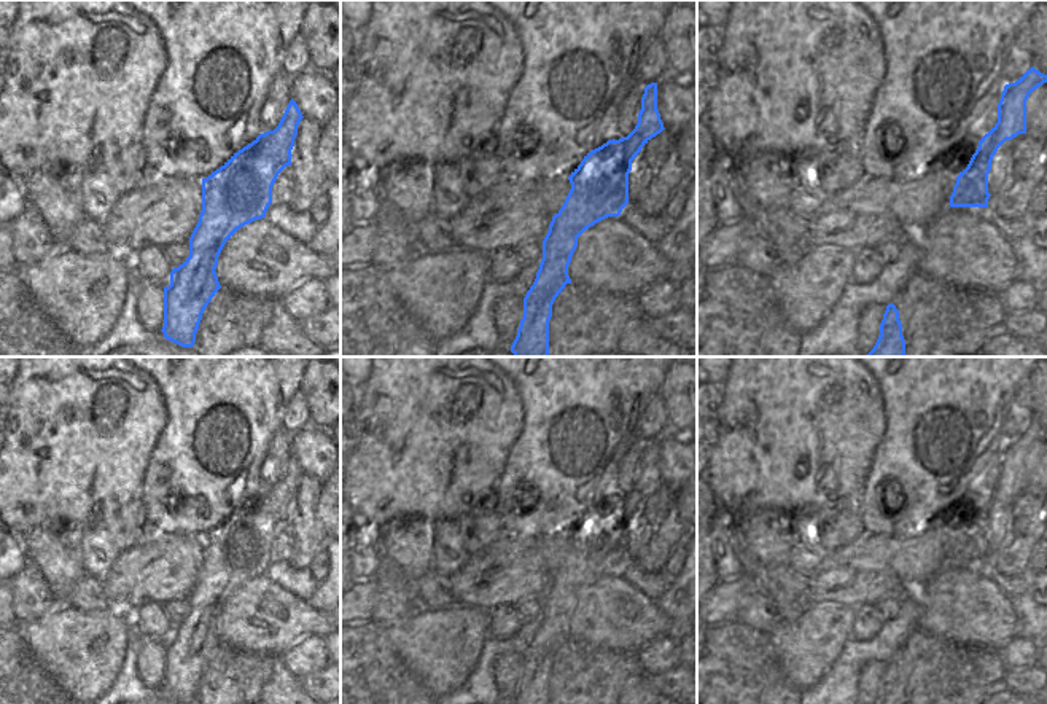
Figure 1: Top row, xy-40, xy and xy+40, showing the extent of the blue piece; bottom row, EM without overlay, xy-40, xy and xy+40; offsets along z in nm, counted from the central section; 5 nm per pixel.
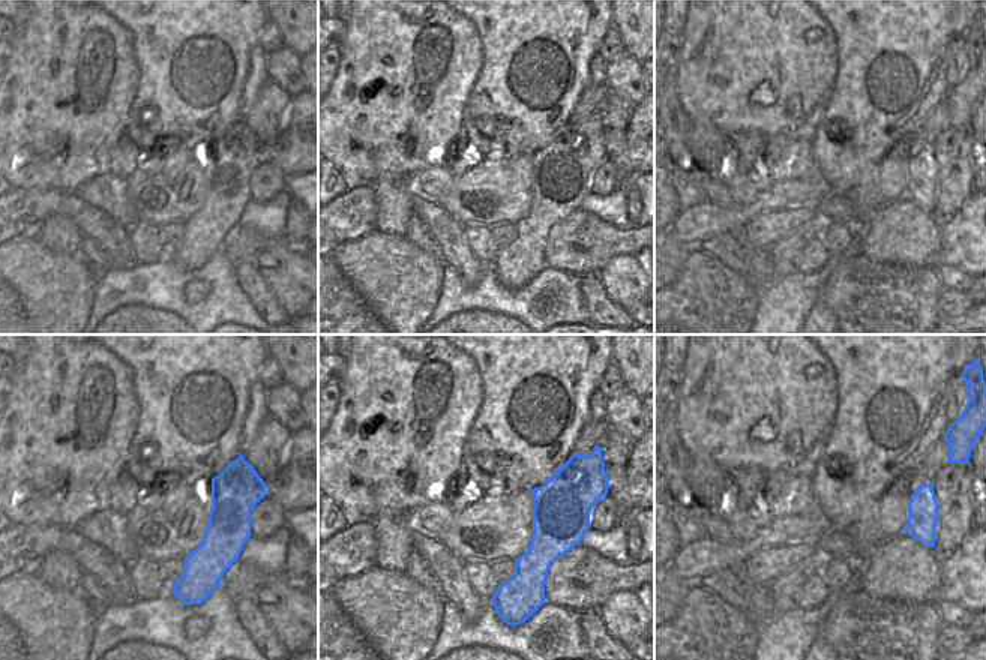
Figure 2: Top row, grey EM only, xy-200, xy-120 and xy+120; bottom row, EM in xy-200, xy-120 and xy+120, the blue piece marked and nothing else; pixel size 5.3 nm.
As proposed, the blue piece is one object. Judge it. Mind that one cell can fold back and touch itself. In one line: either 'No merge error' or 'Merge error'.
Merge error.

